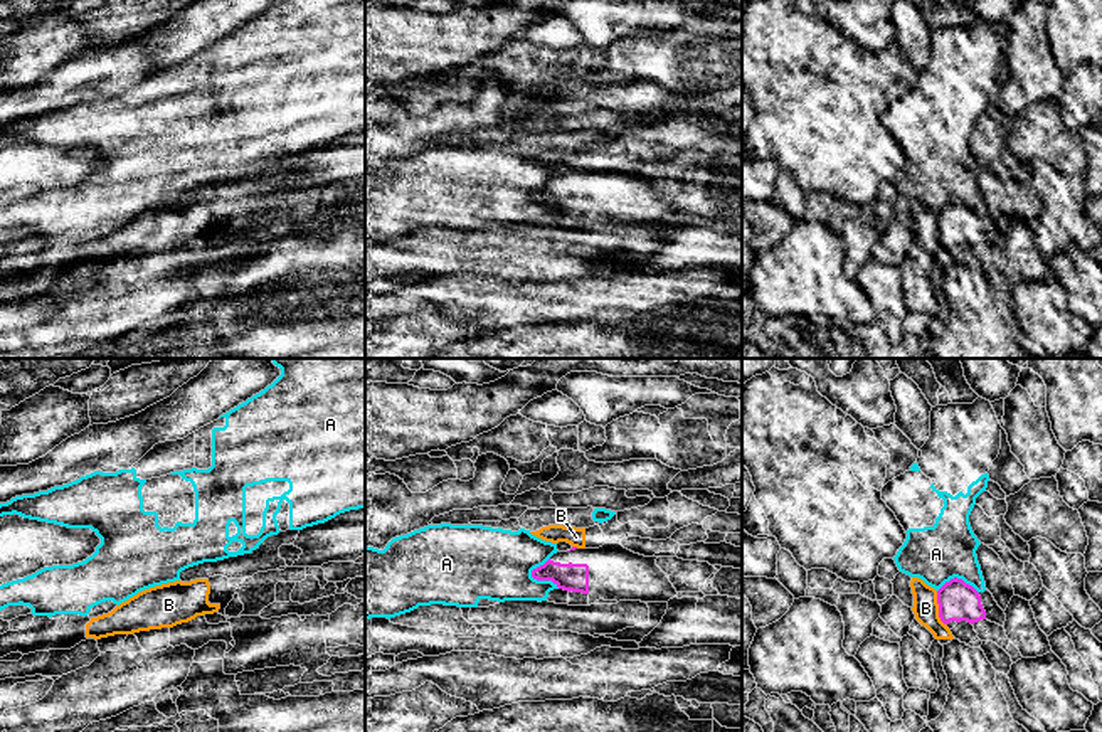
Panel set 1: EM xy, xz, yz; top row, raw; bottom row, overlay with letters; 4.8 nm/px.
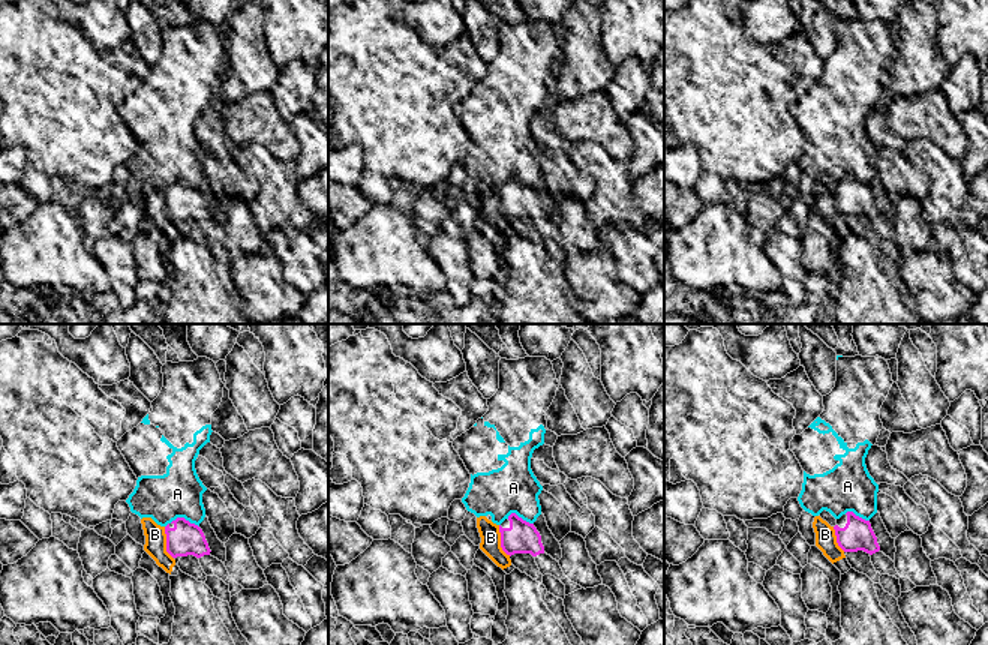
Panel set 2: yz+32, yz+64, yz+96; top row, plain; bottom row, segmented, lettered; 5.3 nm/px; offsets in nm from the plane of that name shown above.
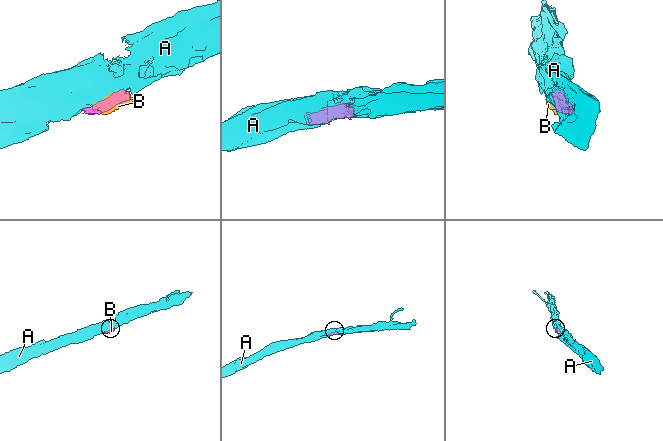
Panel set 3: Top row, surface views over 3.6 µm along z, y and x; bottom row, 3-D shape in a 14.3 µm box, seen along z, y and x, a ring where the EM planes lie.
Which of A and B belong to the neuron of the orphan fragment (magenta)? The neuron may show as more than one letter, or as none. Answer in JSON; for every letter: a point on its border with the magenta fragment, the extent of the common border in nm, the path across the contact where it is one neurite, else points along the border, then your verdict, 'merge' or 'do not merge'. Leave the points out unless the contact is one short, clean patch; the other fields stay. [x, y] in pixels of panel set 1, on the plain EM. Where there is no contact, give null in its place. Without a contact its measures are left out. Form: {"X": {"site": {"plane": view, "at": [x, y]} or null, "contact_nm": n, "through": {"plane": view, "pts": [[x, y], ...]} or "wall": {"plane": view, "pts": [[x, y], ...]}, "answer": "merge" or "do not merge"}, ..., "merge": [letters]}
{"A": {"site": {"plane": "xz", "at": [544, 202]}, "contact_nm": 170, "answer": "do not merge"}, "B": {"site": {"plane": "yz", "at": [939, 231]}, "contact_nm": 180, "wall": {"plane": "yz", "pts": [[936, 214], [939, 239], [946, 248]]}, "answer": "do not merge"}, "merge": []}

